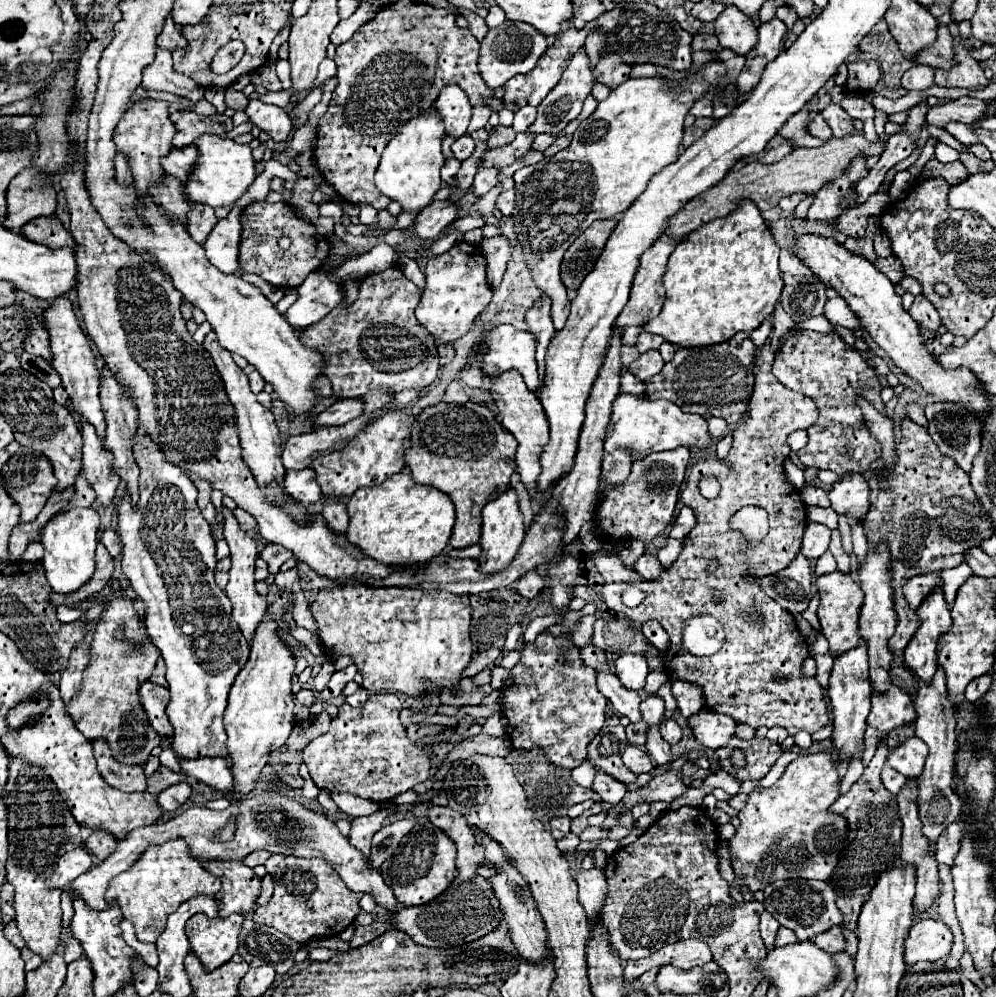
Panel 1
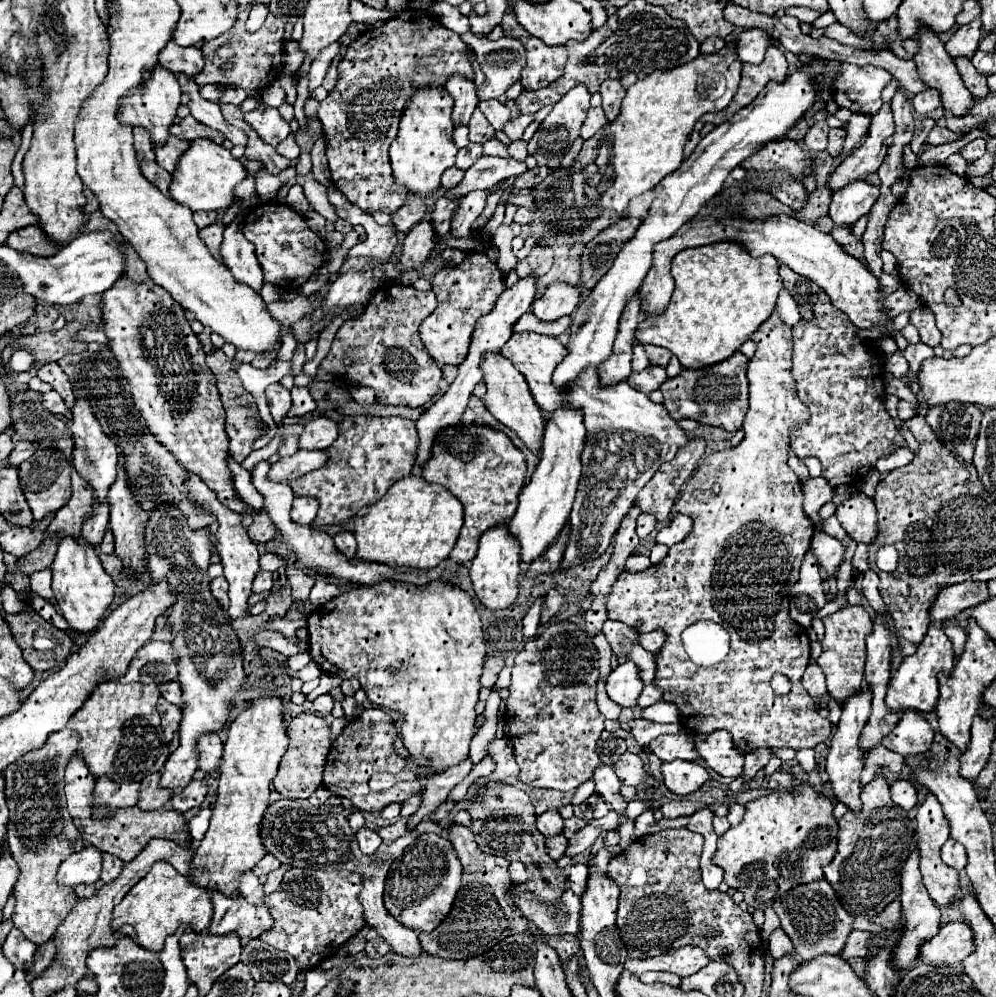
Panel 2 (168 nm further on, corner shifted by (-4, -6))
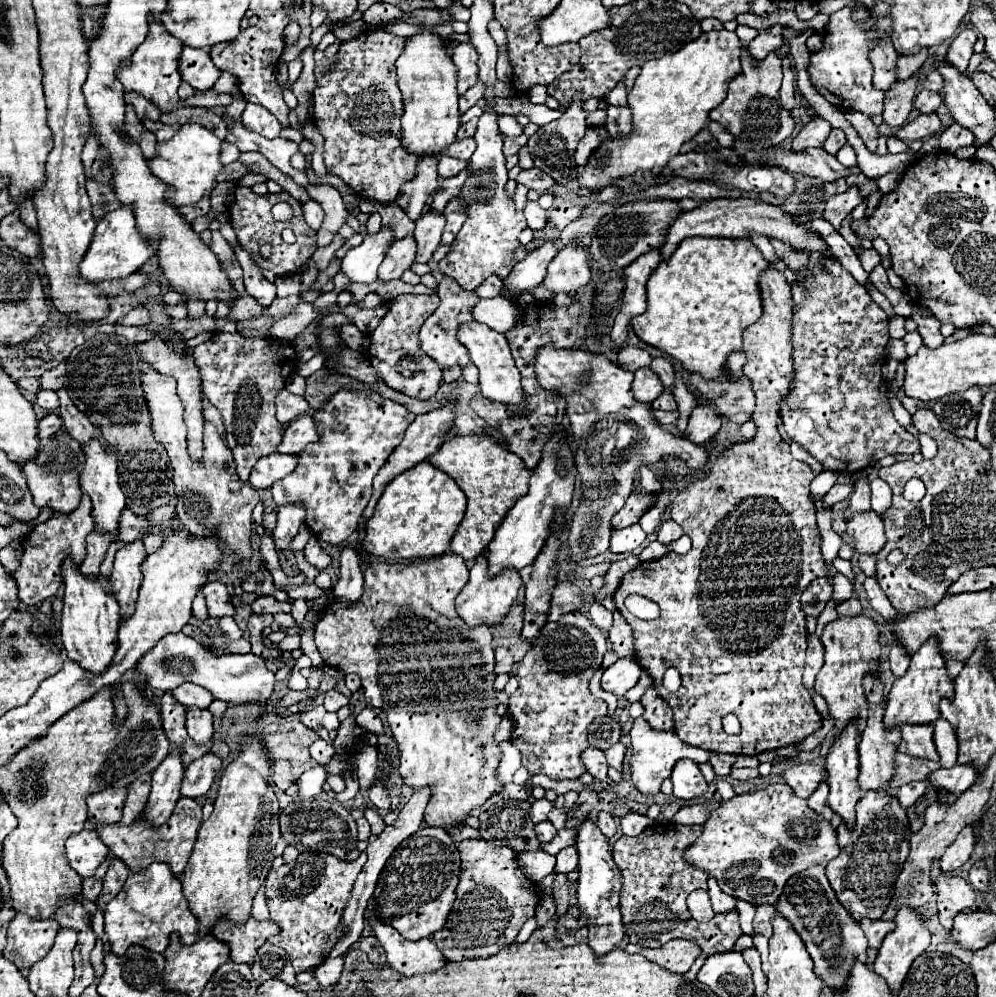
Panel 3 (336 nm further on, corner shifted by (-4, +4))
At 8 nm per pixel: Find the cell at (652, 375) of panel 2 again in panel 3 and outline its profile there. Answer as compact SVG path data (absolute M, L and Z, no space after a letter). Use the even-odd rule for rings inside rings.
M638 369L634 375L636 377L632 383L632 393L634 393L636 401L652 403L664 391L662 383L658 381L658 377L652 369Z

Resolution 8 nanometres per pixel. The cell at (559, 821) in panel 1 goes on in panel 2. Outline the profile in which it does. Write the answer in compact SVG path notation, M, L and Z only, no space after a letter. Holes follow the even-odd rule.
M546 811L538 817L538 831L546 837L560 835L562 827L564 827L564 819L560 817L558 811Z

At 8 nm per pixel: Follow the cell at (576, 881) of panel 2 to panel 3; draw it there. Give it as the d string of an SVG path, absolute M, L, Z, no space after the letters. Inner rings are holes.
M566 847L556 855L558 863L556 863L556 871L558 873L570 873L578 867L578 851L574 847Z

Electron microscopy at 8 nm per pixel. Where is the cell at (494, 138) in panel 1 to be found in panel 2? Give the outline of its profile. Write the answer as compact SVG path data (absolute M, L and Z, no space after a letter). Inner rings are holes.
M522 139L510 141L510 145L508 145L508 155L514 157L514 159L518 159L518 161L524 161L526 155L528 155L528 151L526 151L526 141L522 141Z

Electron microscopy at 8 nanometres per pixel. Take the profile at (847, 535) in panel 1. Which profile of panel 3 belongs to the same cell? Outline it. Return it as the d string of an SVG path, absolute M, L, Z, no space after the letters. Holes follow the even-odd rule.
M860 555L860 569L866 577L874 577L876 573L876 555Z

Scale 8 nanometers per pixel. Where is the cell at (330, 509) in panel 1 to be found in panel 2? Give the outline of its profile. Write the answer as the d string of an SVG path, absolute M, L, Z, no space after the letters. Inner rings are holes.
M350 531L336 533L334 535L334 545L348 557L356 555L356 539L354 539L354 533L350 533Z

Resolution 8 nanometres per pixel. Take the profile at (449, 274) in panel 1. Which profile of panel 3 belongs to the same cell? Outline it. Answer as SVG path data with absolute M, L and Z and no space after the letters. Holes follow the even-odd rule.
M444 277L438 285L438 297L440 297L440 307L426 319L426 323L422 325L420 329L420 347L422 351L432 357L438 365L442 367L454 367L454 365L460 365L464 367L468 361L470 361L470 355L468 351L458 343L456 339L456 333L458 333L458 327L462 323L468 323L472 321L472 307L474 303L478 301L478 297L474 295L474 291L464 291L454 279L450 277Z

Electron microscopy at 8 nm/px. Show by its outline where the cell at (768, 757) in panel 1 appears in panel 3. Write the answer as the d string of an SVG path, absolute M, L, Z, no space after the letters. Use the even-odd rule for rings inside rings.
M800 763L800 765L792 765L782 773L784 781L794 789L794 793L802 799L808 799L818 785L826 779L826 767L814 765L814 763Z

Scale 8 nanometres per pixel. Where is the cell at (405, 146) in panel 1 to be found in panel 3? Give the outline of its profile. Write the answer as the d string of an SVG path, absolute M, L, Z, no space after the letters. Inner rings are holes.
M424 27L408 37L404 51L396 59L398 87L404 97L402 145L420 159L426 155L442 155L442 151L456 141L456 131L460 127L456 73L458 69L454 69L454 61L450 61L450 49L444 37L434 33L432 27Z

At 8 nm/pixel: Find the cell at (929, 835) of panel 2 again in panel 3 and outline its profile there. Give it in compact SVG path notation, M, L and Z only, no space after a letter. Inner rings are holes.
M932 861L932 879L938 889L938 917L944 929L952 929L958 913L970 911L976 903L976 893L968 881L948 875L940 869L940 861Z

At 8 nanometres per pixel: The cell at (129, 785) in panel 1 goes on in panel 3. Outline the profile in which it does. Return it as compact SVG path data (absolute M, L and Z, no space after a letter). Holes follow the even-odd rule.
M110 787L100 793L94 793L86 799L88 805L88 821L92 825L108 825L118 823L122 817L122 805L126 799L126 787Z

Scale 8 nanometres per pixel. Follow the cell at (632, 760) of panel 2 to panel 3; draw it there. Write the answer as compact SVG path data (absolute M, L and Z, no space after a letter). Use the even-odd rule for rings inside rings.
M614 743L612 747L608 747L606 751L606 759L608 759L608 763L614 767L614 769L622 769L622 759L624 759L624 753L626 753L626 747L622 745L622 743Z

